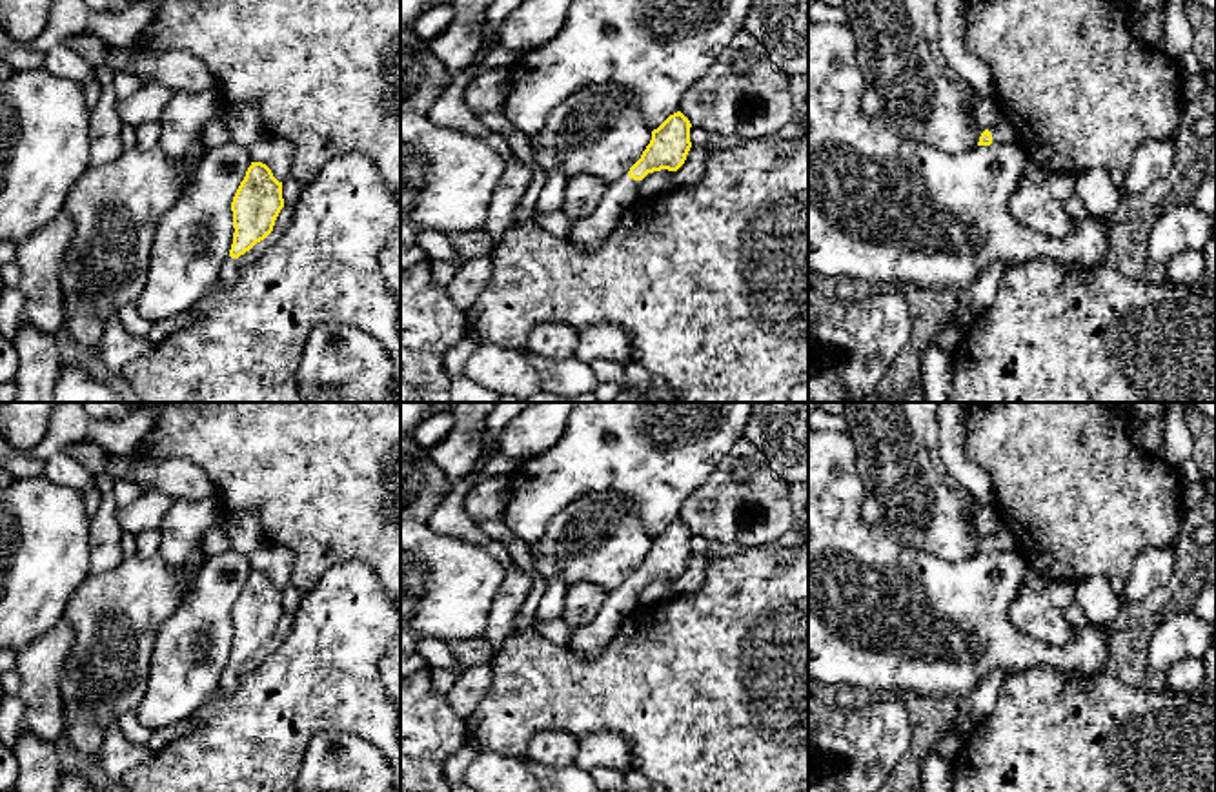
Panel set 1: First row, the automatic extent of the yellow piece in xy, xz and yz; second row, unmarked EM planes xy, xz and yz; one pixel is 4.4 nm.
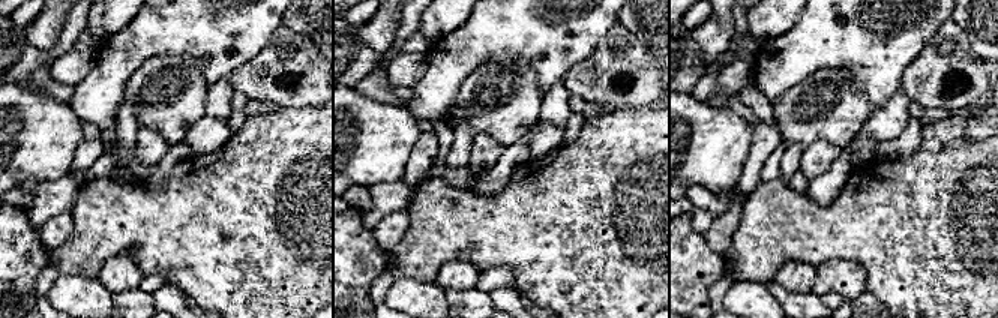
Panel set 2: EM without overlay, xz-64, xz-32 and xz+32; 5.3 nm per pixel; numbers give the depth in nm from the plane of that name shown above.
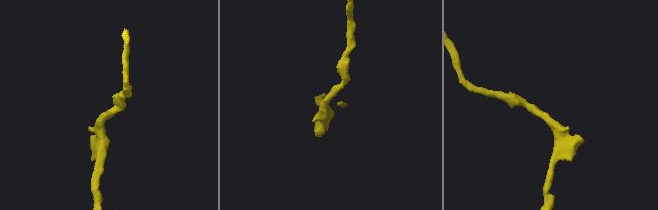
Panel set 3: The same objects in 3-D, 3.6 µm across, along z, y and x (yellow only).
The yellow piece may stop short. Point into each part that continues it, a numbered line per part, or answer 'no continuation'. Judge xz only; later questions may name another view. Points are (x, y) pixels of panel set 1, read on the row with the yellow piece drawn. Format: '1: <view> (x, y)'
1: xz (590, 232)

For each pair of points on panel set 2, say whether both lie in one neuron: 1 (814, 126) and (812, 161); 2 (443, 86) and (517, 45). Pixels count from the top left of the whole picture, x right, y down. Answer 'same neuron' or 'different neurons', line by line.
1: different neurons
2: same neuron

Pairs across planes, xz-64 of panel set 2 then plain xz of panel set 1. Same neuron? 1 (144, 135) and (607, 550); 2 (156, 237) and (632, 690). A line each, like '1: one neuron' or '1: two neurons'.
1: two neurons
2: one neuron

